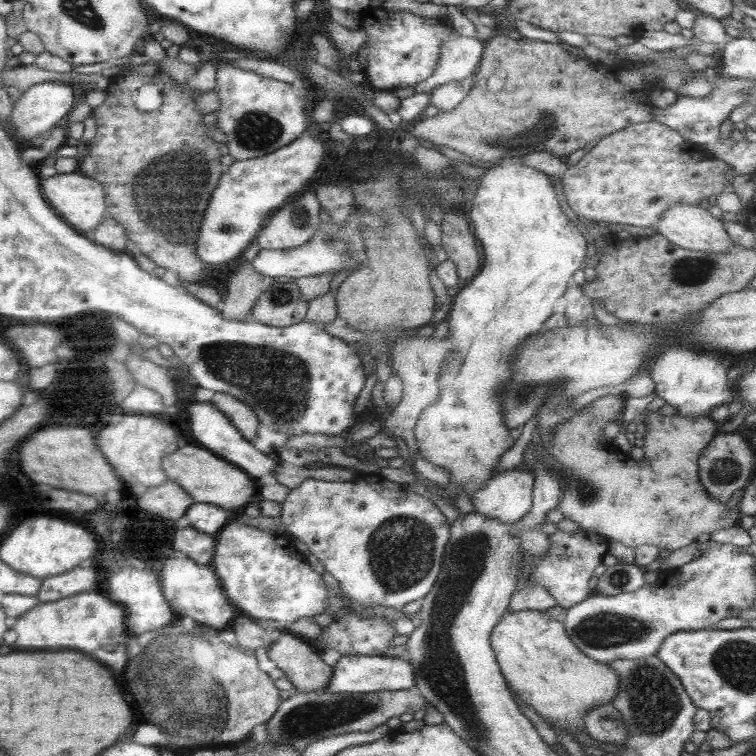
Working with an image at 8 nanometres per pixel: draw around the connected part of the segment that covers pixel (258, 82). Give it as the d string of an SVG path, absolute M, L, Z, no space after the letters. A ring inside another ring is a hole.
M225 59L218 60L220 64L216 66L215 86L213 91L217 93L219 99L219 108L213 112L216 116L215 127L219 128L225 134L227 155L234 161L247 160L263 156L285 146L299 136L305 130L305 122L311 120L305 112L305 101L297 96L293 84L279 82L271 78L263 78L255 72L239 70L230 64L224 64Z

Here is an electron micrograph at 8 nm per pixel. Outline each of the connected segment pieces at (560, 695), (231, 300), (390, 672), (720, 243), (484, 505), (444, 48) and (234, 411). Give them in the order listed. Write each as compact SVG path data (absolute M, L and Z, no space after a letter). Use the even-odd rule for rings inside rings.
M519 610L519 612L505 612L499 622L495 624L490 634L490 646L495 656L495 662L499 666L501 676L503 676L509 690L523 702L527 704L539 718L553 726L555 730L573 733L583 730L583 716L591 708L609 704L615 698L615 692L619 686L619 677L606 663L600 663L587 658L569 640L563 623L549 616L545 616L543 611Z
M243 260L243 266L227 280L223 302L219 302L221 316L225 320L249 320L249 312L271 282L268 277L257 275Z
M341 656L331 668L329 684L325 691L329 693L355 694L377 691L413 689L413 669L409 661L398 657L377 656Z
M675 204L671 208L667 208L657 224L655 224L655 233L667 239L667 242L682 248L683 250L695 250L699 252L713 252L719 254L727 252L731 246L734 246L733 241L729 239L723 227L723 221L711 216L707 209L691 204Z
M515 466L513 470L505 470L489 477L479 489L475 490L475 494L471 495L473 513L497 520L501 524L518 523L531 508L533 481L534 474L522 466Z
M455 31L439 48L439 58L431 76L413 85L413 92L429 93L439 84L459 82L473 74L483 54L484 43L476 37L465 37Z
M215 393L208 403L219 413L227 416L241 436L251 442L256 434L258 420L257 415L247 407L247 404L225 393Z

